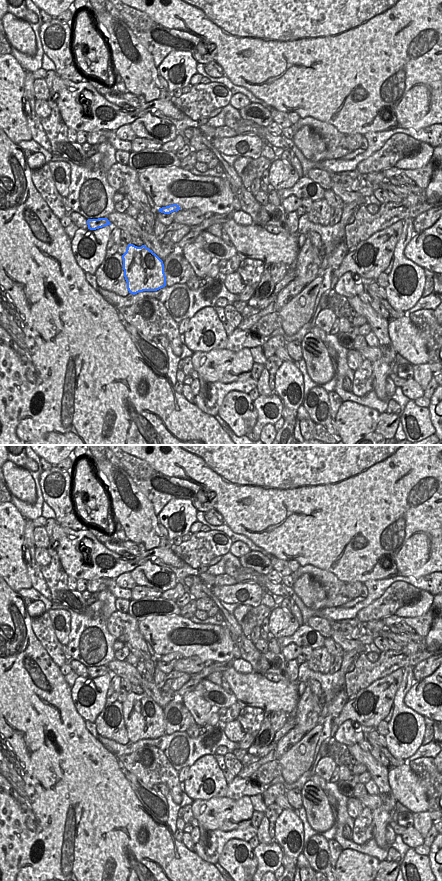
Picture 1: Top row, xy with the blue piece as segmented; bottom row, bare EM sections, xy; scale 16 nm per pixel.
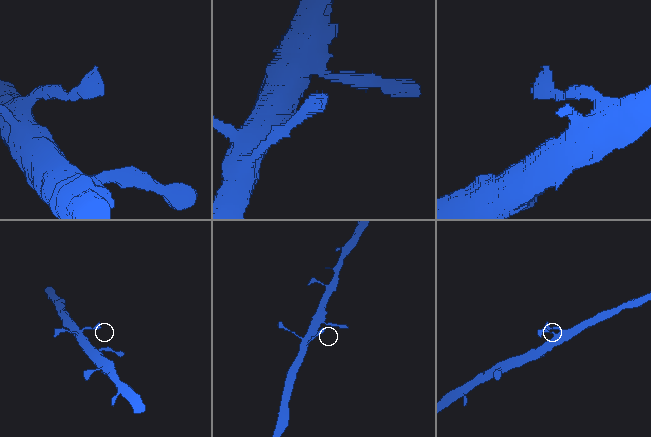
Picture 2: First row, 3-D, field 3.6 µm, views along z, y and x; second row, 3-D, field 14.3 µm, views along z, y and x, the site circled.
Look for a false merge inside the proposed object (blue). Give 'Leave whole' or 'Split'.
Leave whole

